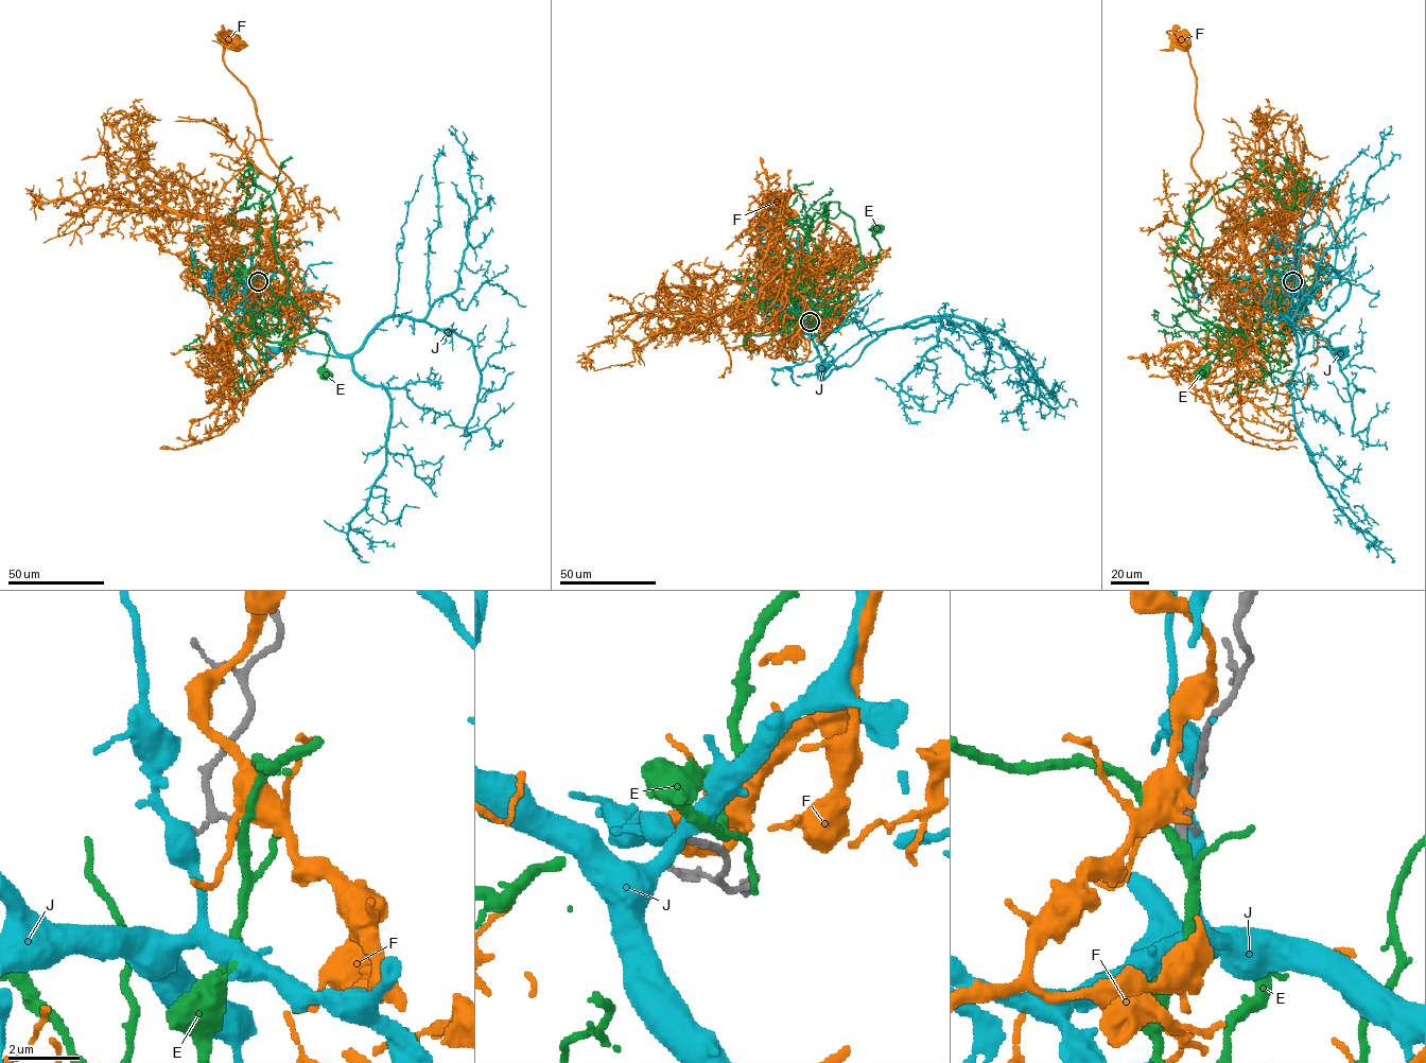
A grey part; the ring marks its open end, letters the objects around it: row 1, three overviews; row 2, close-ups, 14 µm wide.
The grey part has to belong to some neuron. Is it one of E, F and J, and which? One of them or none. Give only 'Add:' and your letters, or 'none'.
Add: E

